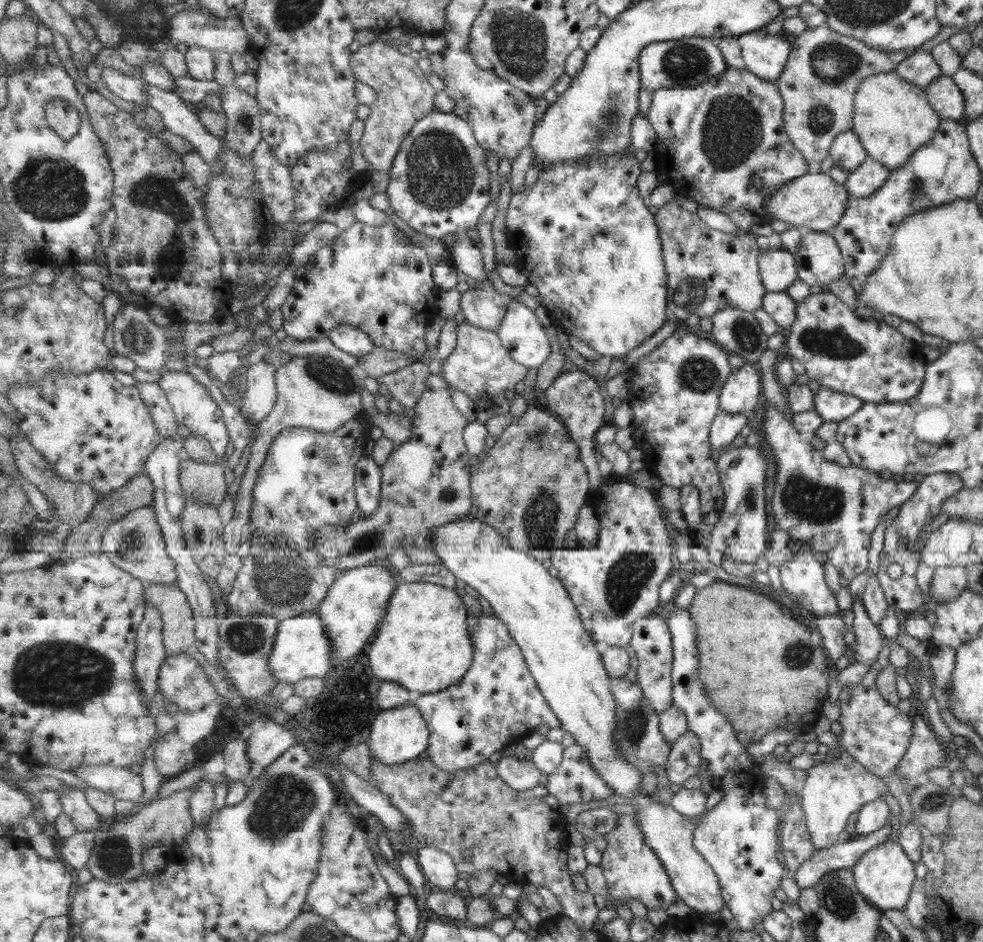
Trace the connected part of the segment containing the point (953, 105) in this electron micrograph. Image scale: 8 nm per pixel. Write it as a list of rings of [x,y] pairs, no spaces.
[[[939,75],[923,88],[928,105],[942,119],[957,121],[964,113],[964,98],[951,77]]]

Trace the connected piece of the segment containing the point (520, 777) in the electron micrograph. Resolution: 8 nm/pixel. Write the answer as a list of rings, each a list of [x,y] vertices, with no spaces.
[[[514,755],[505,756],[496,763],[496,767],[507,785],[517,791],[531,790],[540,785],[539,780],[543,773],[532,760],[525,761]]]

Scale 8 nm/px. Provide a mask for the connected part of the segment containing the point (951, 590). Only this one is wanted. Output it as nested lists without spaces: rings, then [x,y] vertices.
[[[951,566],[934,569],[928,591],[925,593],[926,598],[934,598],[934,600],[943,603],[956,597],[963,589],[966,588],[966,572],[963,566]]]

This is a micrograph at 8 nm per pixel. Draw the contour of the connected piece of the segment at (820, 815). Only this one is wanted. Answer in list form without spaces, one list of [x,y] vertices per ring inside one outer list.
[[[843,747],[840,752],[841,757],[827,757],[822,763],[807,769],[803,788],[799,793],[809,840],[816,850],[837,843],[839,834],[845,828],[846,818],[862,804],[877,800],[883,794],[891,794],[881,778],[865,771],[865,768],[845,752]]]

